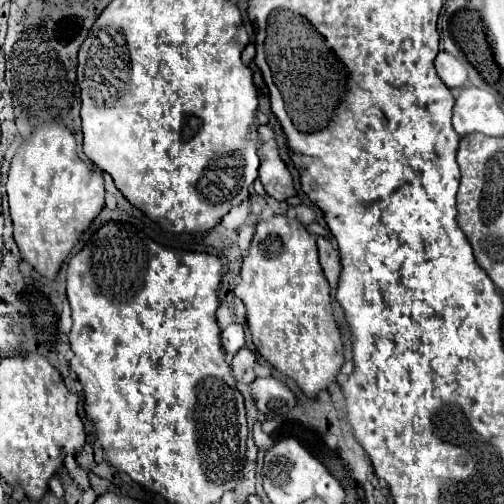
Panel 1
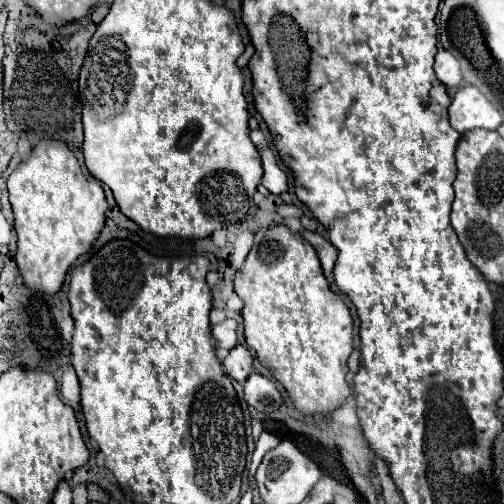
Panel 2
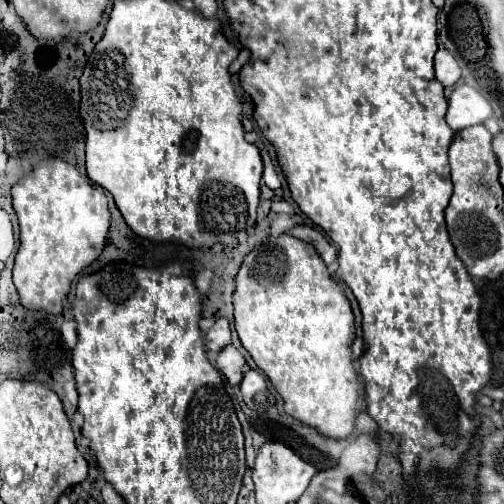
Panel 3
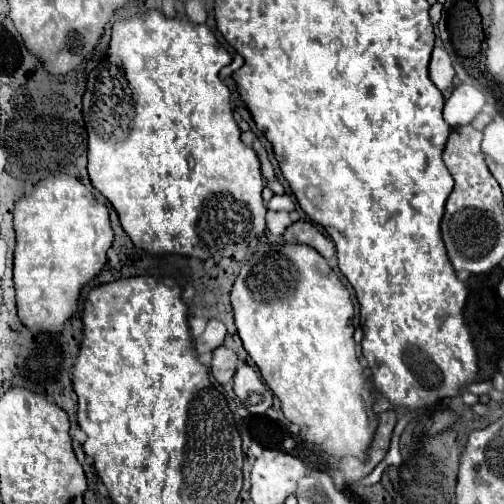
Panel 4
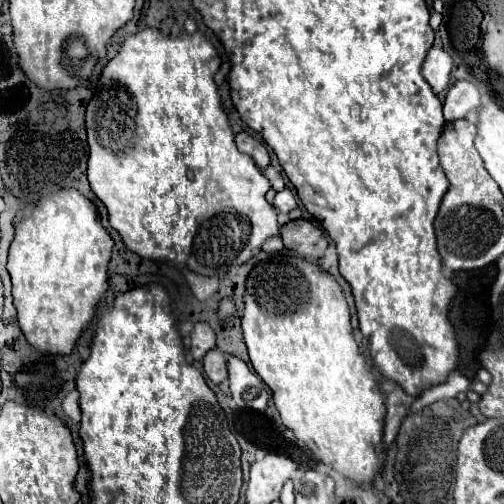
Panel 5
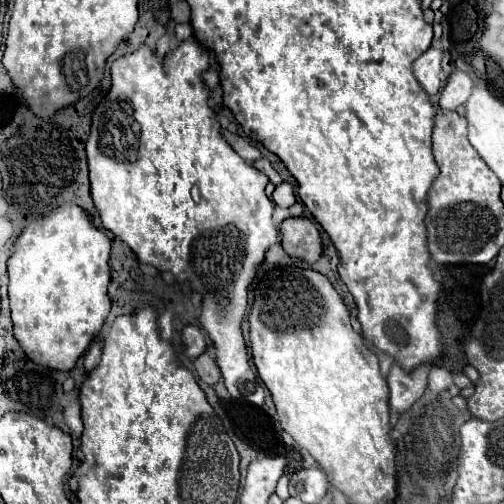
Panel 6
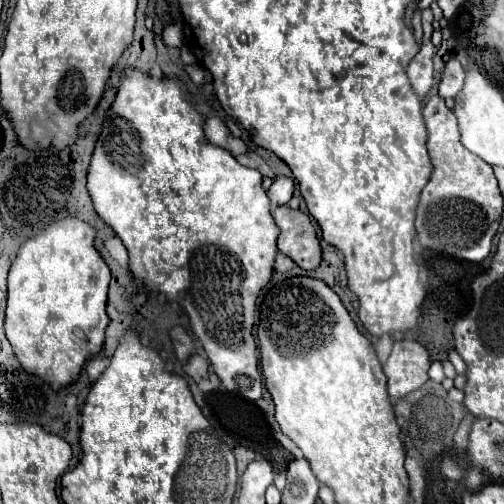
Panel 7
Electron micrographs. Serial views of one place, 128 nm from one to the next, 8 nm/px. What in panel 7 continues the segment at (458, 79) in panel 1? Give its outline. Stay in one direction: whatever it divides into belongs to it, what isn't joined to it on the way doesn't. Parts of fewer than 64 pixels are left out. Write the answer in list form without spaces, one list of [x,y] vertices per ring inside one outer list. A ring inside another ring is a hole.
[[[432,32],[424,34],[422,48],[412,58],[412,62],[410,62],[408,70],[406,70],[412,88],[414,88],[414,92],[420,98],[424,98],[432,90],[432,84],[434,84],[434,56],[436,56],[436,48],[434,48],[430,36],[432,36]]]

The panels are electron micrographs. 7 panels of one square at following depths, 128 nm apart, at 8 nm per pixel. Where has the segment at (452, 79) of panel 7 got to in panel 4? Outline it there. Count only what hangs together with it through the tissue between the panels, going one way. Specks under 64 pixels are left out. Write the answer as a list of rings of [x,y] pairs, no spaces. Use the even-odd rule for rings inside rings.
[[[460,84],[454,88],[452,96],[446,100],[444,106],[444,120],[456,128],[456,126],[466,126],[470,124],[478,112],[482,112],[486,104],[486,98],[480,90],[476,90],[470,84]]]

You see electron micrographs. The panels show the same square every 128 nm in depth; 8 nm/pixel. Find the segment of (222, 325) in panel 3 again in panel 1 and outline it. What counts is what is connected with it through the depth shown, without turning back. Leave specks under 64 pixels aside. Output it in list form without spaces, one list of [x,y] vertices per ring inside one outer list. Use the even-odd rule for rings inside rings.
[[[230,324],[222,330],[222,346],[228,354],[236,354],[240,348],[244,348],[244,328],[242,324]]]

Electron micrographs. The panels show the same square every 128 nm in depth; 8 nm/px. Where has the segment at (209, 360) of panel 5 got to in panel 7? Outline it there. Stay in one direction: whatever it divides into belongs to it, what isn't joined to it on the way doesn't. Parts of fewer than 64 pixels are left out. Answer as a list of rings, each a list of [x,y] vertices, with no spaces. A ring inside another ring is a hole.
[[[192,354],[190,360],[184,364],[184,372],[188,376],[192,376],[196,382],[202,382],[202,380],[208,380],[208,376],[210,376],[210,364],[204,356]]]

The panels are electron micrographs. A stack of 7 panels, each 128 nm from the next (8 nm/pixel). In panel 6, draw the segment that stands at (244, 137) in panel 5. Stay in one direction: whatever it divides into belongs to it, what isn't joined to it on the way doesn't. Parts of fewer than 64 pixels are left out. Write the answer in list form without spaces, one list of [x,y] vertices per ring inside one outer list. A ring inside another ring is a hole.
[[[224,130],[224,138],[228,140],[228,144],[246,160],[246,162],[256,162],[258,158],[262,158],[260,150],[248,140],[248,138],[242,138],[238,134],[230,134],[228,130]]]

